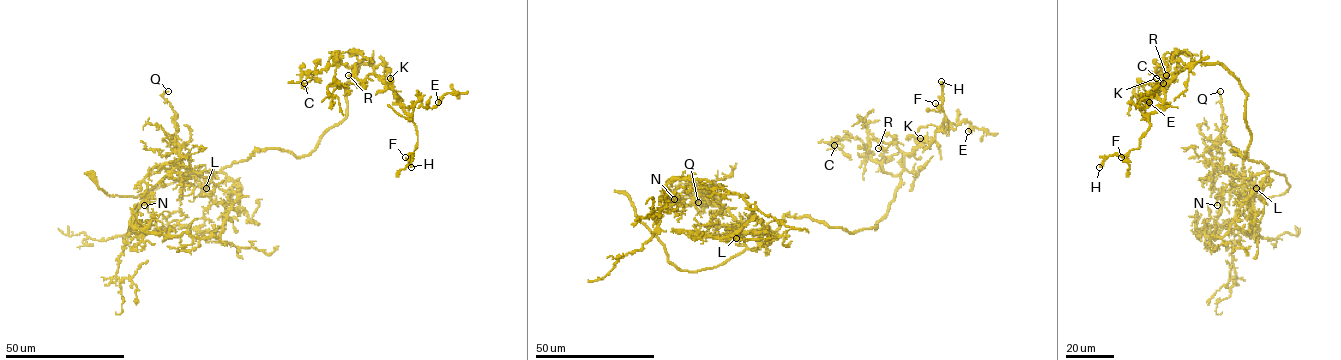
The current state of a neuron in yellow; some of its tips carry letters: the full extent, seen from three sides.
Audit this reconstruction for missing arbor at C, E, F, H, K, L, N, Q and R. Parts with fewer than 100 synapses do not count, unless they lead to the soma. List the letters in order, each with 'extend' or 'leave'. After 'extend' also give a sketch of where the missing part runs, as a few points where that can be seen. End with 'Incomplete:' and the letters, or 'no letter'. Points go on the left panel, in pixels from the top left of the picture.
C: leave
E: leave
F: leave
H: leave
K: leave
L: leave
N: leave
Q: leave
R: leave
Incomplete: no letter

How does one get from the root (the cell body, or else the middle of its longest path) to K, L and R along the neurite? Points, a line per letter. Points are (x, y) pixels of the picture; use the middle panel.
K: (786, 216), (809, 217), (849, 233), (876, 228), (900, 181), (903, 157), (921, 144), (920, 138)
L: (786, 216), (757, 248), (749, 248), (740, 232), (736, 238)
R: (786, 216), (809, 217), (849, 233), (876, 228), (893, 198), (903, 166), (903, 153), (895, 142), (878, 148)

